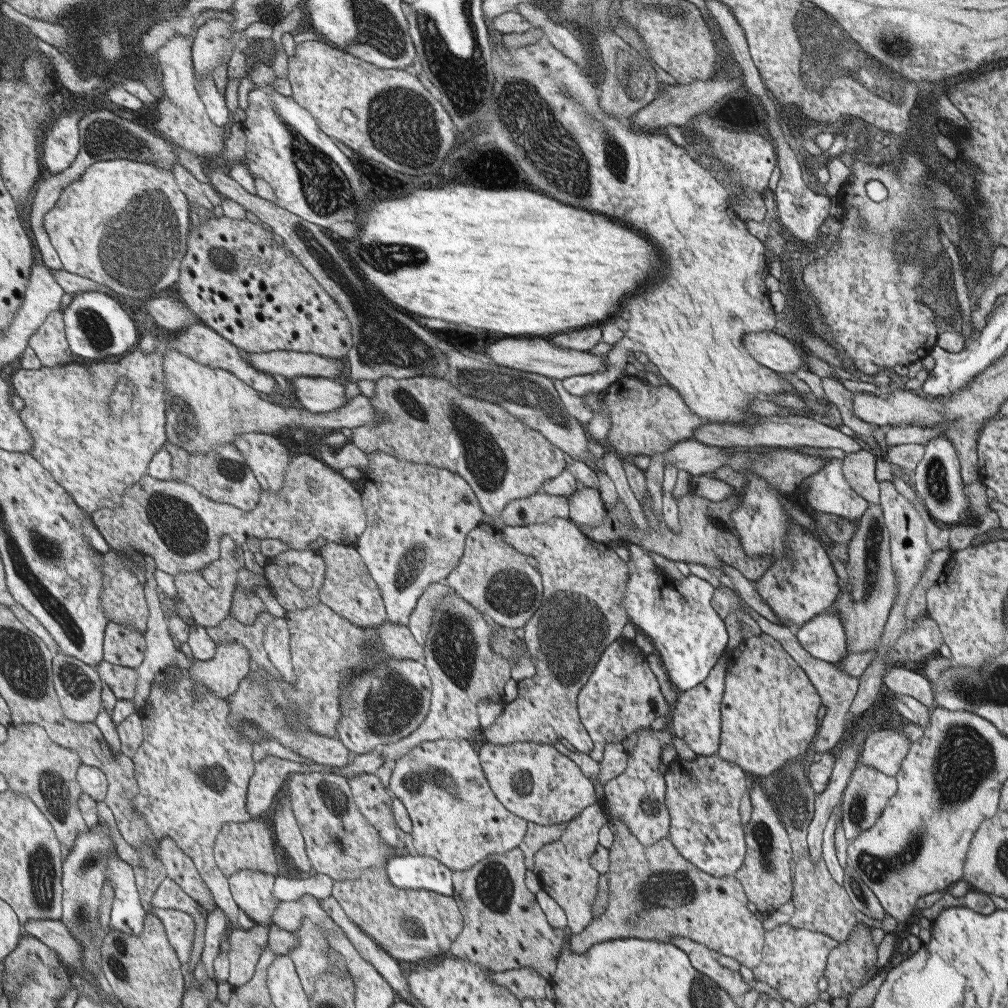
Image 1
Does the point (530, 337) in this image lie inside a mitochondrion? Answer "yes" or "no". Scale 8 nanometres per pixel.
no

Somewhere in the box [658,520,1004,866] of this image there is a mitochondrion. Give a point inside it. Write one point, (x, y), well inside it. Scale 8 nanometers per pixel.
(969, 760)

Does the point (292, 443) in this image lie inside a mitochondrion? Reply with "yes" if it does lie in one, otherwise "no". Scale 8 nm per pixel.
no

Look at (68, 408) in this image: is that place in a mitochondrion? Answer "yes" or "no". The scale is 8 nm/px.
no

